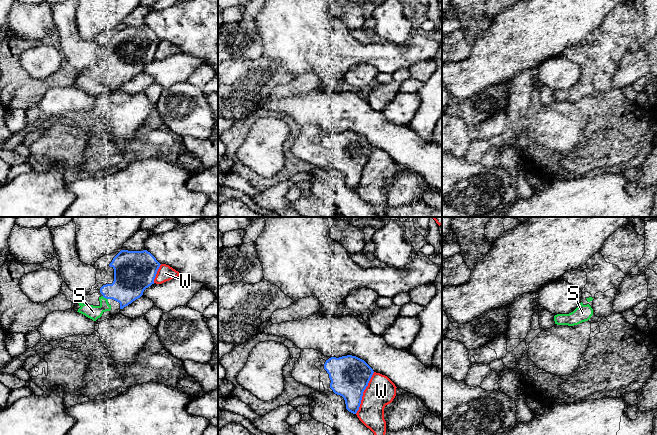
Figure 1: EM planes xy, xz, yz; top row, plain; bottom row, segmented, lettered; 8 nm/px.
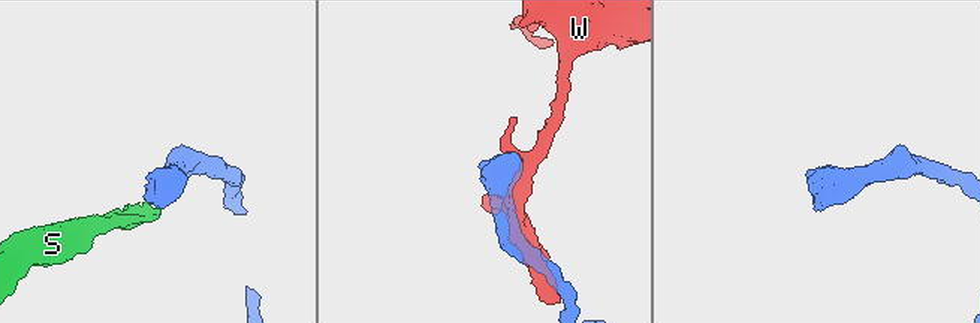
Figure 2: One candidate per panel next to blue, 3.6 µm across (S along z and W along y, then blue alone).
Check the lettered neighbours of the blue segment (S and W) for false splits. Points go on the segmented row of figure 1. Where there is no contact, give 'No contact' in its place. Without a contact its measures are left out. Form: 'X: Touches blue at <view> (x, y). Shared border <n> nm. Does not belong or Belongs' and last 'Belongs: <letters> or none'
S: Touches blue at xy (105, 297). Shared border 50 nm. Belongs
W: Touches blue at xz (362, 393). Shared border 360 nm. Does not belong
Belongs: S

